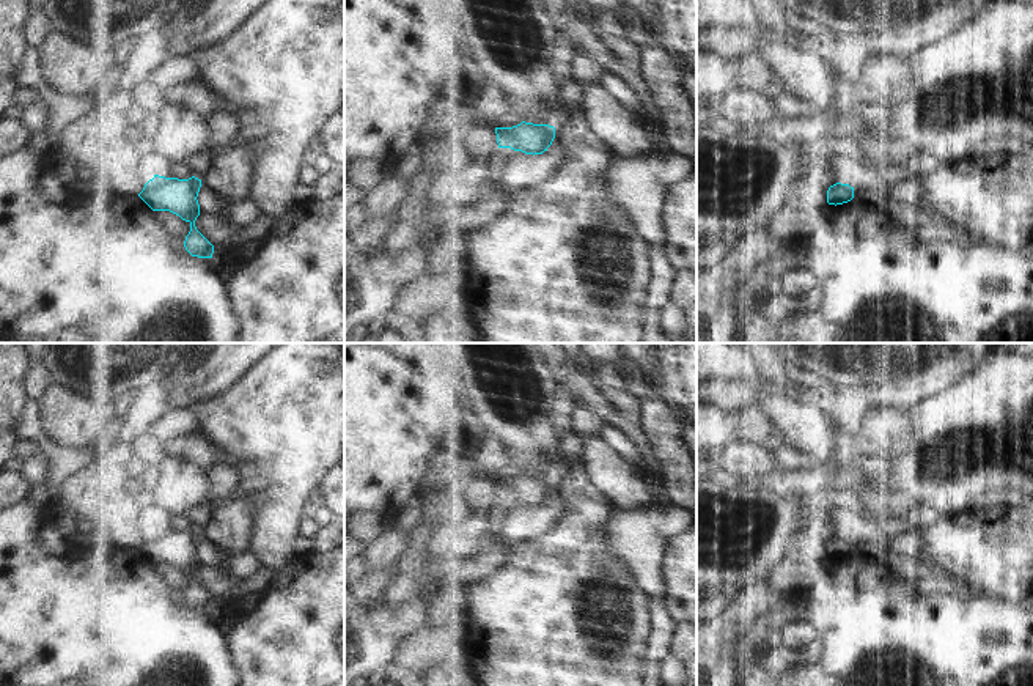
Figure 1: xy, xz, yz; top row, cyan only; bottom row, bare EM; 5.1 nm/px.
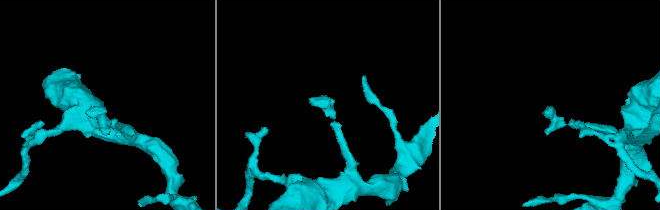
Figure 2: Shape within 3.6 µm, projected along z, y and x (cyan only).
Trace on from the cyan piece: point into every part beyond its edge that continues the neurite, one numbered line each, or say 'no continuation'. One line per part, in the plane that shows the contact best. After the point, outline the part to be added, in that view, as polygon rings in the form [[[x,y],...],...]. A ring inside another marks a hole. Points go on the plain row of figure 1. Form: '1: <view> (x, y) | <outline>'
no continuation

